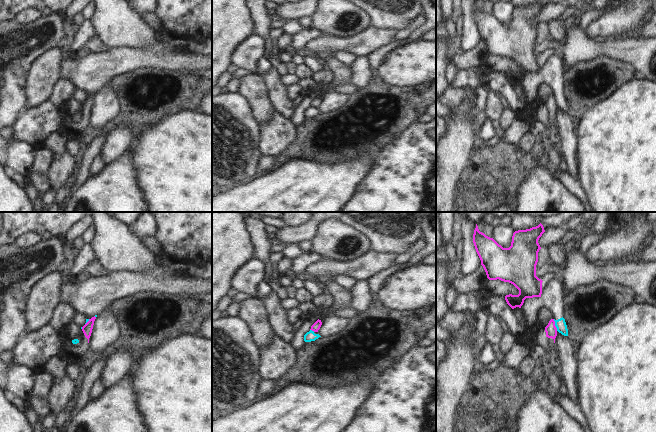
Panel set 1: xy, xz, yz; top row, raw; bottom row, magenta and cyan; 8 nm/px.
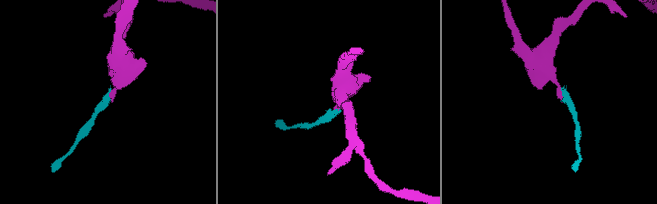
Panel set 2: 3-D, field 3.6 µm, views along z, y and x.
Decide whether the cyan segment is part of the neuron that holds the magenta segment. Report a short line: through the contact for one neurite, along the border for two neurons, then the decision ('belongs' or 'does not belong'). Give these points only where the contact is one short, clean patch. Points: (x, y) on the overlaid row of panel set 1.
line yz (553, 319), (557, 330); does not belong

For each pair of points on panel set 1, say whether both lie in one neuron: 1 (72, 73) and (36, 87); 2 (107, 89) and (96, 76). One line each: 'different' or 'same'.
1: different
2: different

